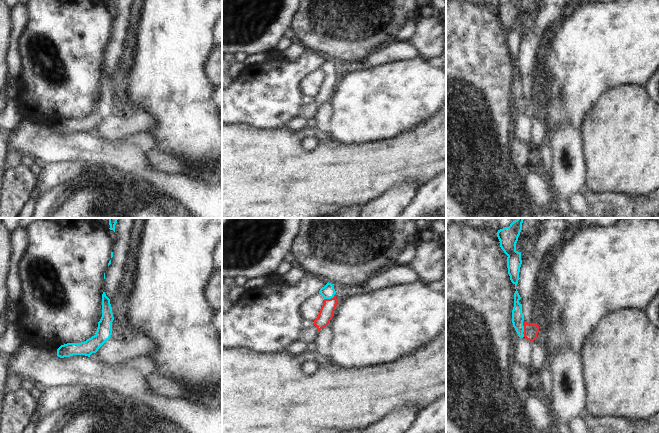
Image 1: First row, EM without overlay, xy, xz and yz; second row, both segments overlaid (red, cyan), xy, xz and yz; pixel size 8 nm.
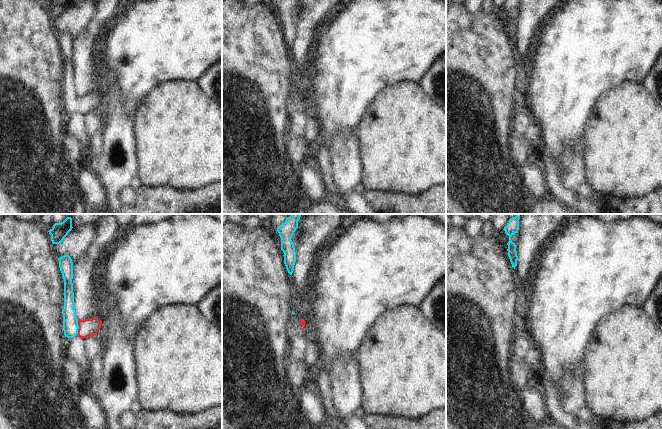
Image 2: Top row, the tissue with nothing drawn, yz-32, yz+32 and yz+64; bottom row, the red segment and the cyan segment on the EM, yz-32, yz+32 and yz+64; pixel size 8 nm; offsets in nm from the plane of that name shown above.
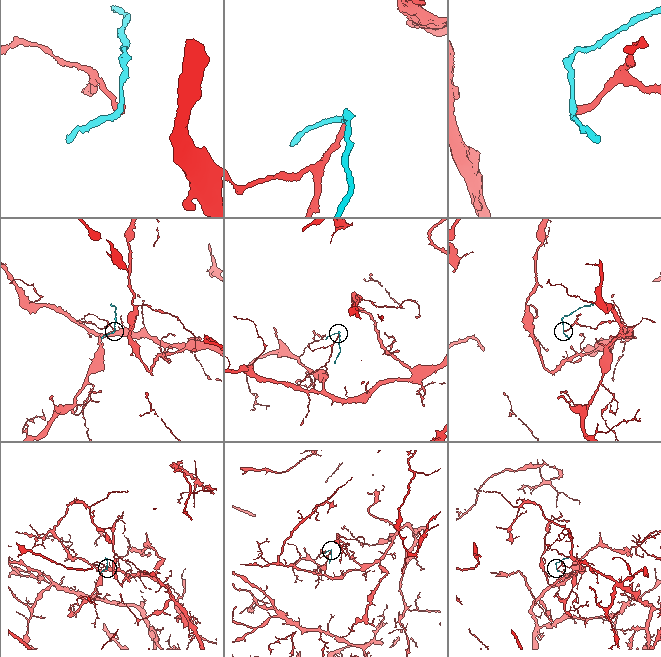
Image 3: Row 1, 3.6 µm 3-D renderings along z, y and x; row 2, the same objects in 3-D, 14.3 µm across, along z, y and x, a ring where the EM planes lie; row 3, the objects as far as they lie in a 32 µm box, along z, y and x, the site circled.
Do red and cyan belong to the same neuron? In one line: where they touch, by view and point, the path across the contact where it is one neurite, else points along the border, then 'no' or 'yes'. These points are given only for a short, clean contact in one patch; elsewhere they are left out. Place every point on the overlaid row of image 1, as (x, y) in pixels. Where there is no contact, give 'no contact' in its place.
contact yz (524, 328); way yz (531, 330), (524, 328), (518, 322), (517, 316); yes

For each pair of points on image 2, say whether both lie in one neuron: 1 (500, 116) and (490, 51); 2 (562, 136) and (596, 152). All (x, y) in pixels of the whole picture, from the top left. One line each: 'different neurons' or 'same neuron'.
1: same neuron
2: different neurons

